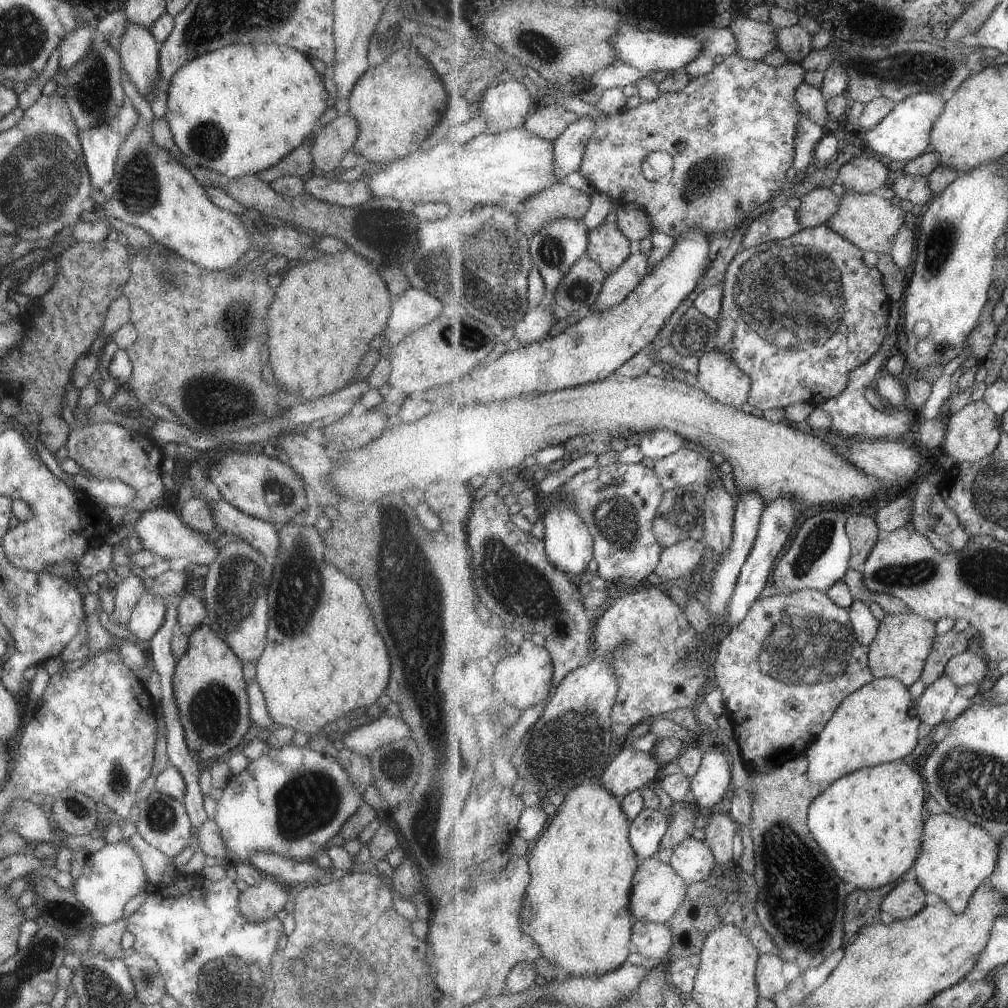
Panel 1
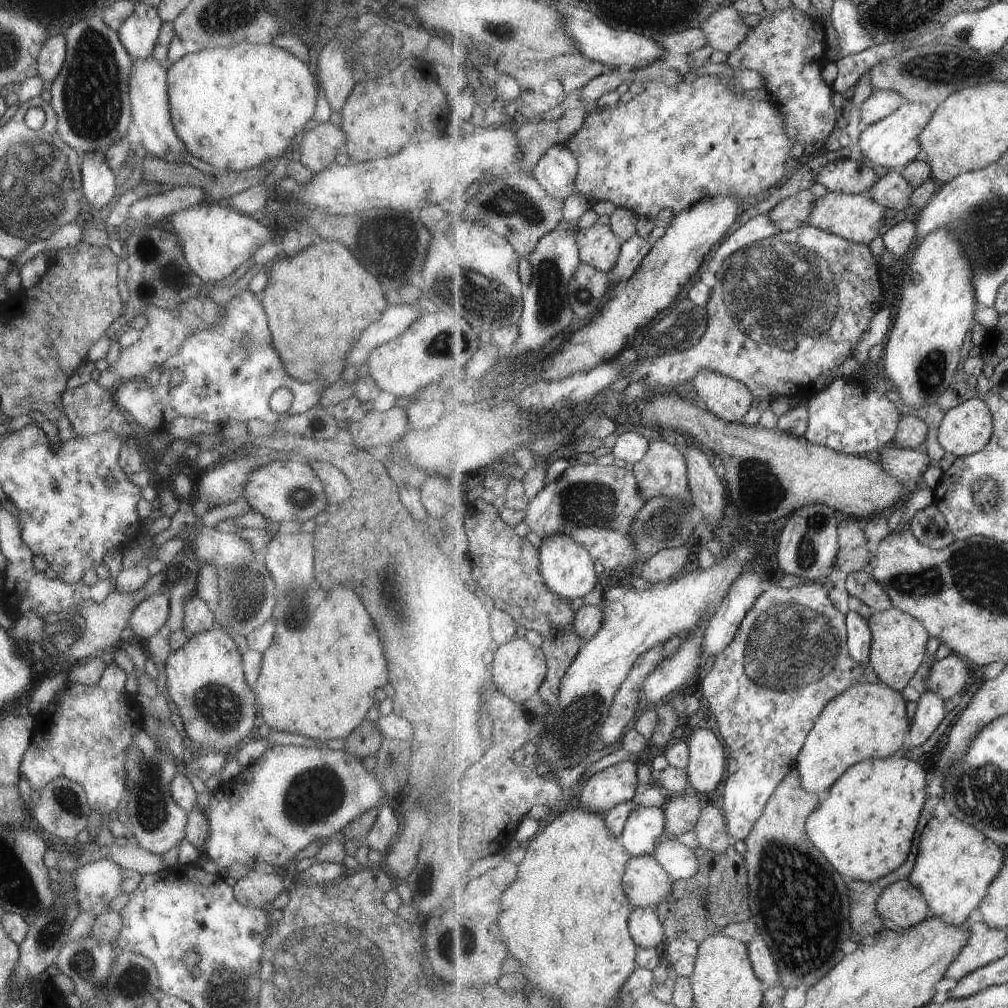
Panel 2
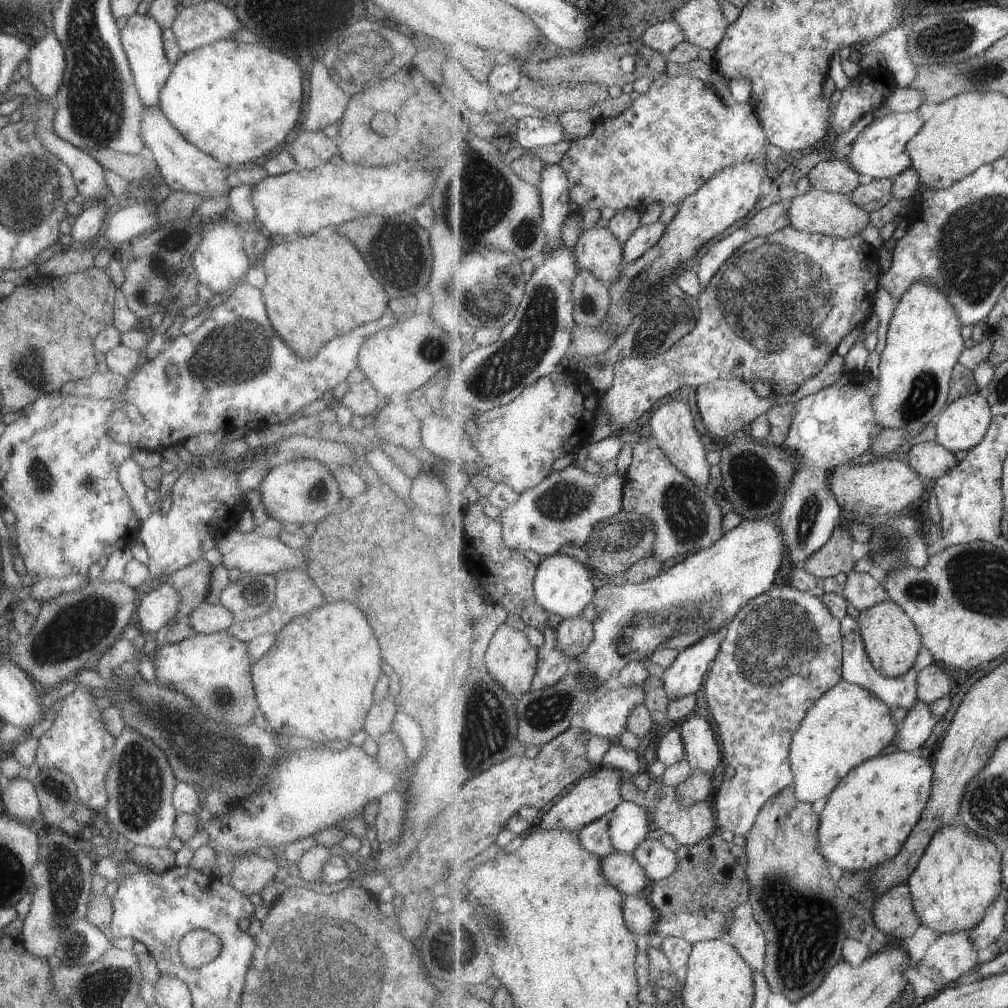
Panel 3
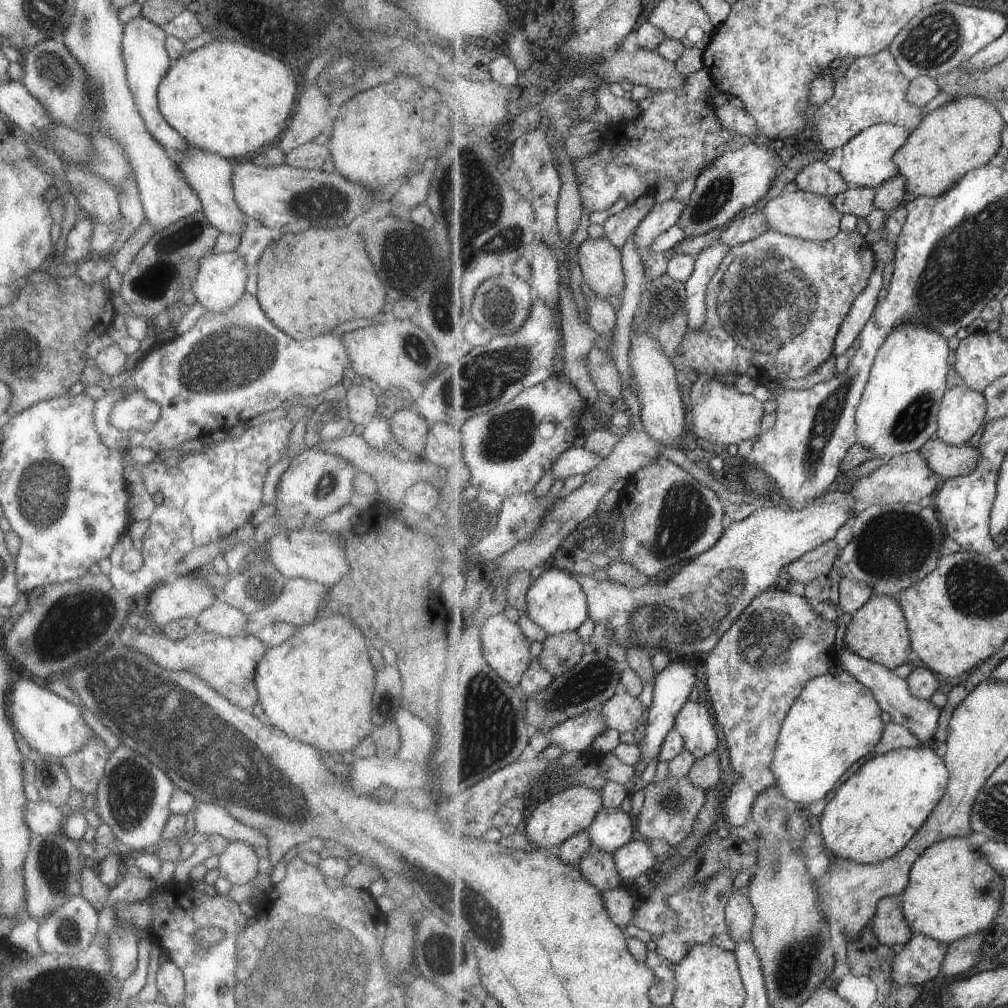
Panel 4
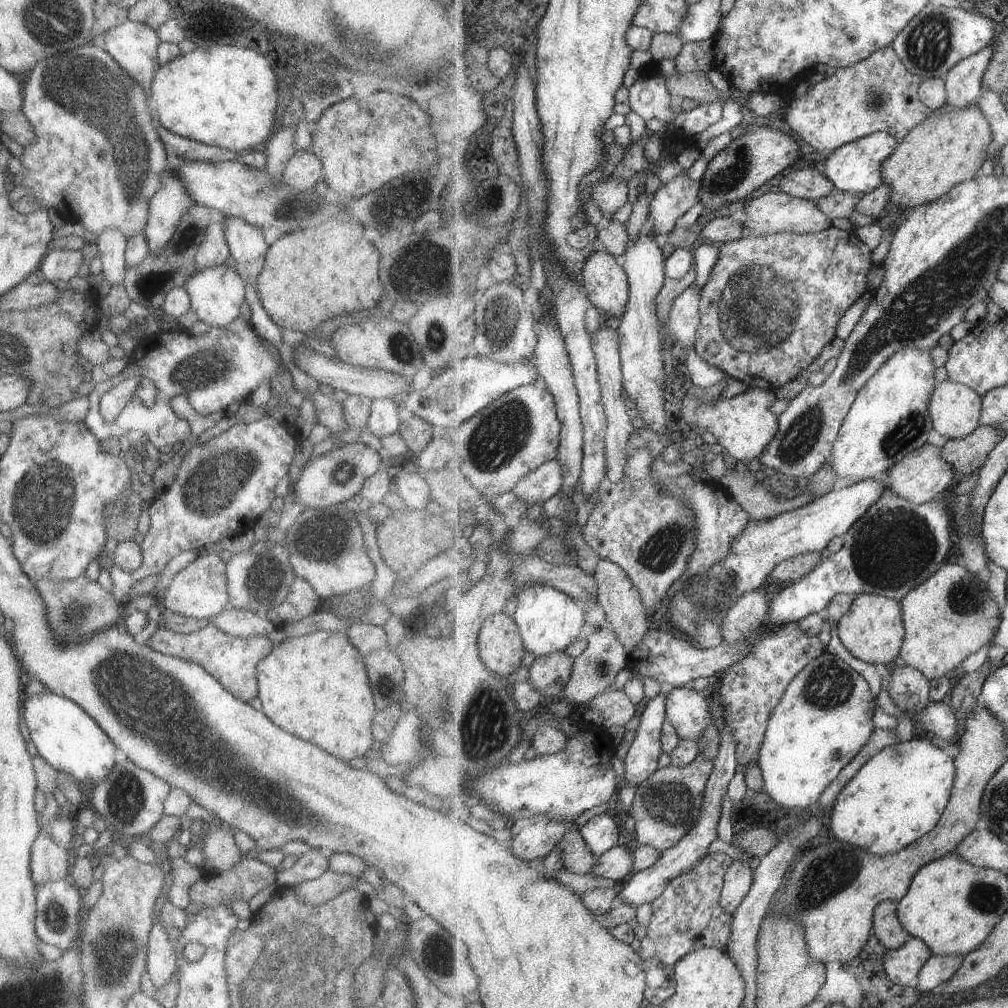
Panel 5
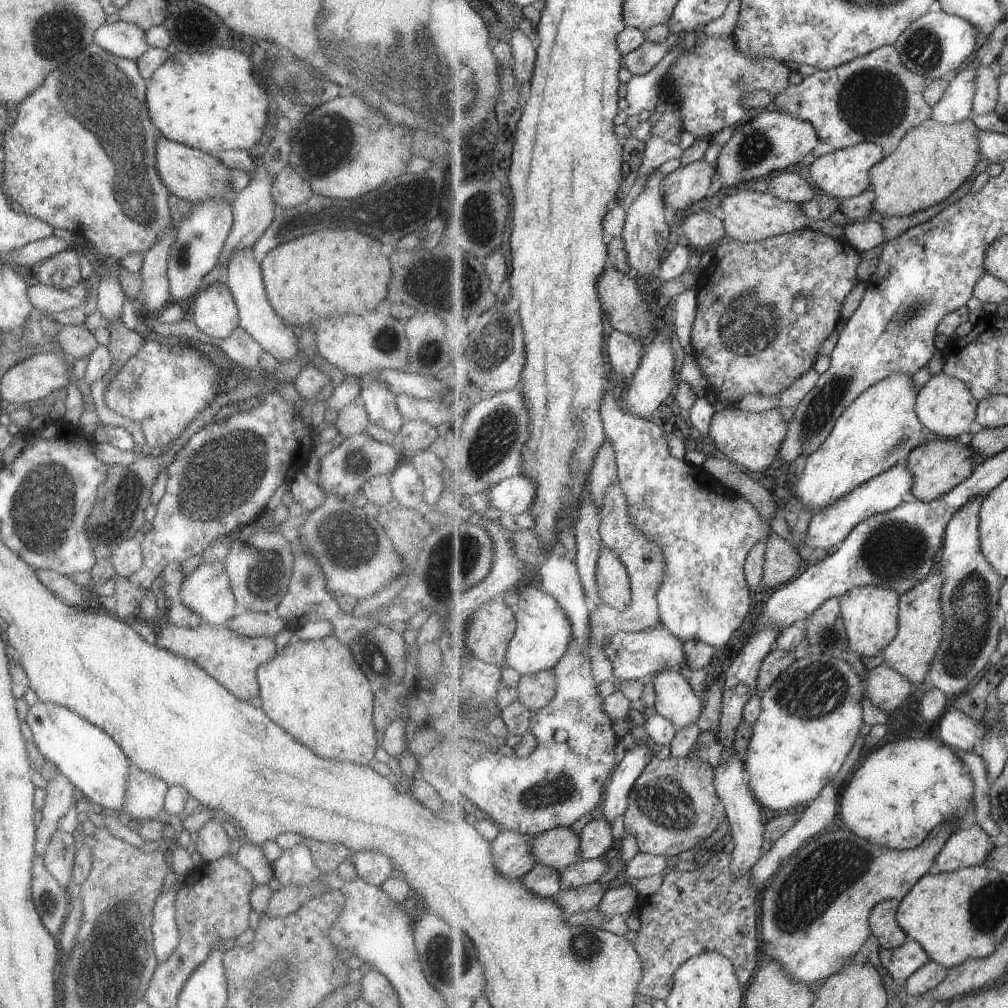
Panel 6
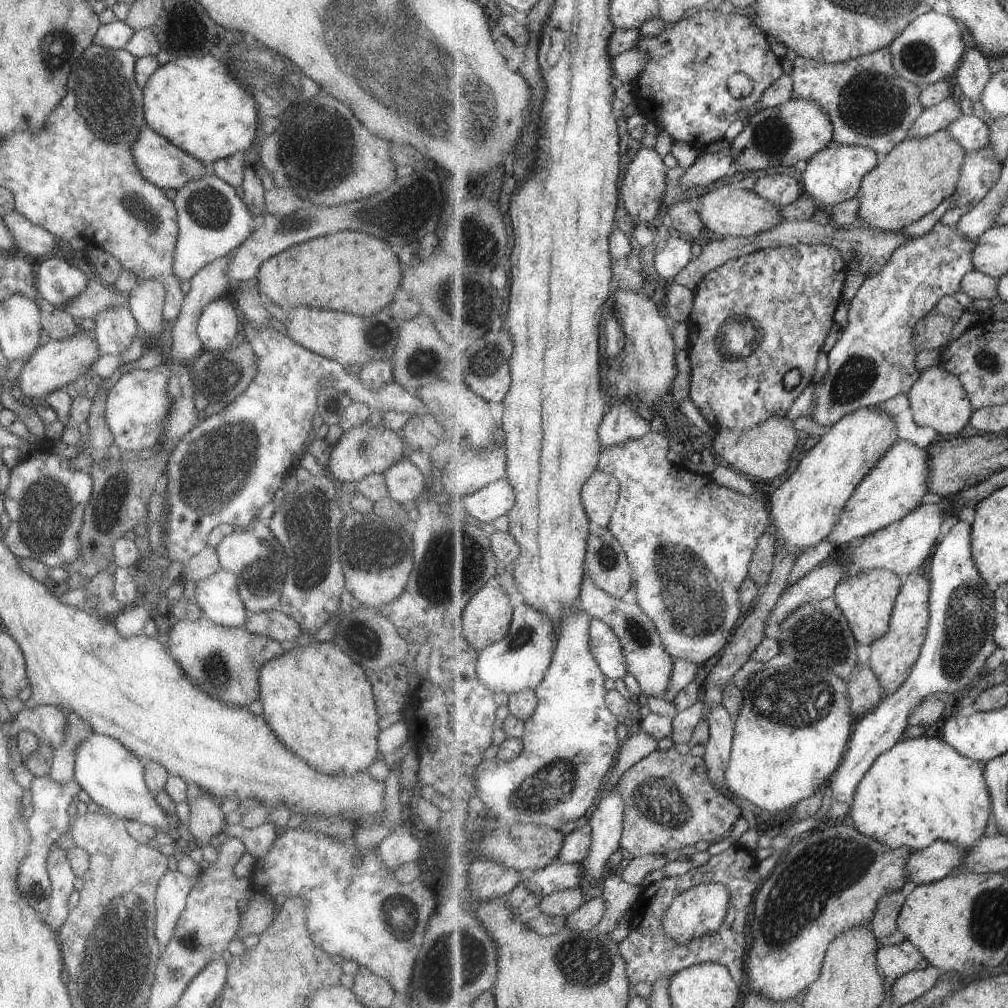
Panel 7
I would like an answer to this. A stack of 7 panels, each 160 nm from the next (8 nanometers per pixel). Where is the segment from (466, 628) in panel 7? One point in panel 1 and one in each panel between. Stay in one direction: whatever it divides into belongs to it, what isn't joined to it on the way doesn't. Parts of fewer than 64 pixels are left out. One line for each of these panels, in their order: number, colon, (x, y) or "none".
1: (525, 678)
2: (518, 669)
3: (510, 658)
4: (506, 648)
5: (501, 645)
6: (491, 629)

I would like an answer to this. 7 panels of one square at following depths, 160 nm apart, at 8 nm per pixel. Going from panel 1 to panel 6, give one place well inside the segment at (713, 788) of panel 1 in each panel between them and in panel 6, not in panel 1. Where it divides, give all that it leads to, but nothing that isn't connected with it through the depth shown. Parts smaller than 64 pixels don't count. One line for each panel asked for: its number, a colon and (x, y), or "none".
2: (706, 771)
3: (702, 751)
4: (694, 722)
5: (688, 711)
6: (675, 699)

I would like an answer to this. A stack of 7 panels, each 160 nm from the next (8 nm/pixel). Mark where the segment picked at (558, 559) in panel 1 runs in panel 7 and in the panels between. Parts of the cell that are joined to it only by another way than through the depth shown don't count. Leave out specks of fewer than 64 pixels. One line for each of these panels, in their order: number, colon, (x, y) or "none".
2: (568, 568)
3: (564, 586)
4: (556, 600)
5: (549, 619)
6: (545, 631)
7: (521, 660)

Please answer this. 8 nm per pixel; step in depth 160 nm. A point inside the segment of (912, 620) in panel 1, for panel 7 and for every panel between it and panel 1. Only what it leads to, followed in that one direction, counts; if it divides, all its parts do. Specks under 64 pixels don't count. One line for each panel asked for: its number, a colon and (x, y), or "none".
2: (899, 647)
3: (893, 641)
4: (879, 632)
5: (873, 630)
6: (871, 615)
7: (868, 600)

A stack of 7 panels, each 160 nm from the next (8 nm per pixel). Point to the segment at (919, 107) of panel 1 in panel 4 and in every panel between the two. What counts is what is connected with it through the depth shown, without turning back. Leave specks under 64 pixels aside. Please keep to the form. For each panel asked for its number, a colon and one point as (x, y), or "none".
2: (894, 141)
3: (880, 151)
4: (868, 160)

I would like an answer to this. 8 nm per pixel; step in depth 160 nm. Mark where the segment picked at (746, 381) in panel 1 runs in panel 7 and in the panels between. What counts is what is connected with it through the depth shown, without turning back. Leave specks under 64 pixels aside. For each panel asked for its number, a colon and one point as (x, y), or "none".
2: (728, 398)
3: (725, 406)
4: (720, 414)
5: (743, 425)
6: (753, 440)
7: (765, 451)

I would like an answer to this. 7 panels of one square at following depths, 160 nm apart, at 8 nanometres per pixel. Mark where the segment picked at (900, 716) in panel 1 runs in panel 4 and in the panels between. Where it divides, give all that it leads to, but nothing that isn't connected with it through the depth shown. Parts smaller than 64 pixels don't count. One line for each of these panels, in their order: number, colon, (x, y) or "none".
2: (870, 720)
3: (848, 725)
4: (837, 719)

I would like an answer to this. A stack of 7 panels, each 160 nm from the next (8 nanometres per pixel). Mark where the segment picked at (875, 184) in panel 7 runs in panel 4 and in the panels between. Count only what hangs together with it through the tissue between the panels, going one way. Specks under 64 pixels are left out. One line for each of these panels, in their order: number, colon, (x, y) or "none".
4: (964, 134)
5: (947, 149)
6: (934, 159)

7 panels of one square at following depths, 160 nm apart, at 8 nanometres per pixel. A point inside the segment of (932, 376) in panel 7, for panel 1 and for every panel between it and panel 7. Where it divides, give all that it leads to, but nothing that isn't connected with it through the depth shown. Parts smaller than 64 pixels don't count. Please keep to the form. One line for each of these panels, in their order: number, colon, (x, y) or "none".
1: (973, 432)
2: (967, 429)
3: (961, 426)
4: (963, 413)
5: (955, 408)
6: (947, 406)

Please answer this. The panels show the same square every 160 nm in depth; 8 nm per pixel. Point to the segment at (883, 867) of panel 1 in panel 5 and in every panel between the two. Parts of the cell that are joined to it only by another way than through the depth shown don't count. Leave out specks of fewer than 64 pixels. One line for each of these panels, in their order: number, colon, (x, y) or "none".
2: (865, 827)
3: (868, 818)
4: (875, 813)
5: (898, 797)

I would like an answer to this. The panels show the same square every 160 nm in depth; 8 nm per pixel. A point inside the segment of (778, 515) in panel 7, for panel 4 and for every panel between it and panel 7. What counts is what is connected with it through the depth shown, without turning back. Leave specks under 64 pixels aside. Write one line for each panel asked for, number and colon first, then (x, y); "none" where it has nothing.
4: (899, 412)
5: (891, 418)
6: (880, 429)

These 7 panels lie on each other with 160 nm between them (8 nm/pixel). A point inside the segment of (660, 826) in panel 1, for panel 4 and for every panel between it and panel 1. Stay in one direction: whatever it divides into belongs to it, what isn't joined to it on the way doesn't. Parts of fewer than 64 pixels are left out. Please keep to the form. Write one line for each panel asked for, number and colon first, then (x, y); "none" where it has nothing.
2: (641, 835)
3: (629, 823)
4: (613, 828)

